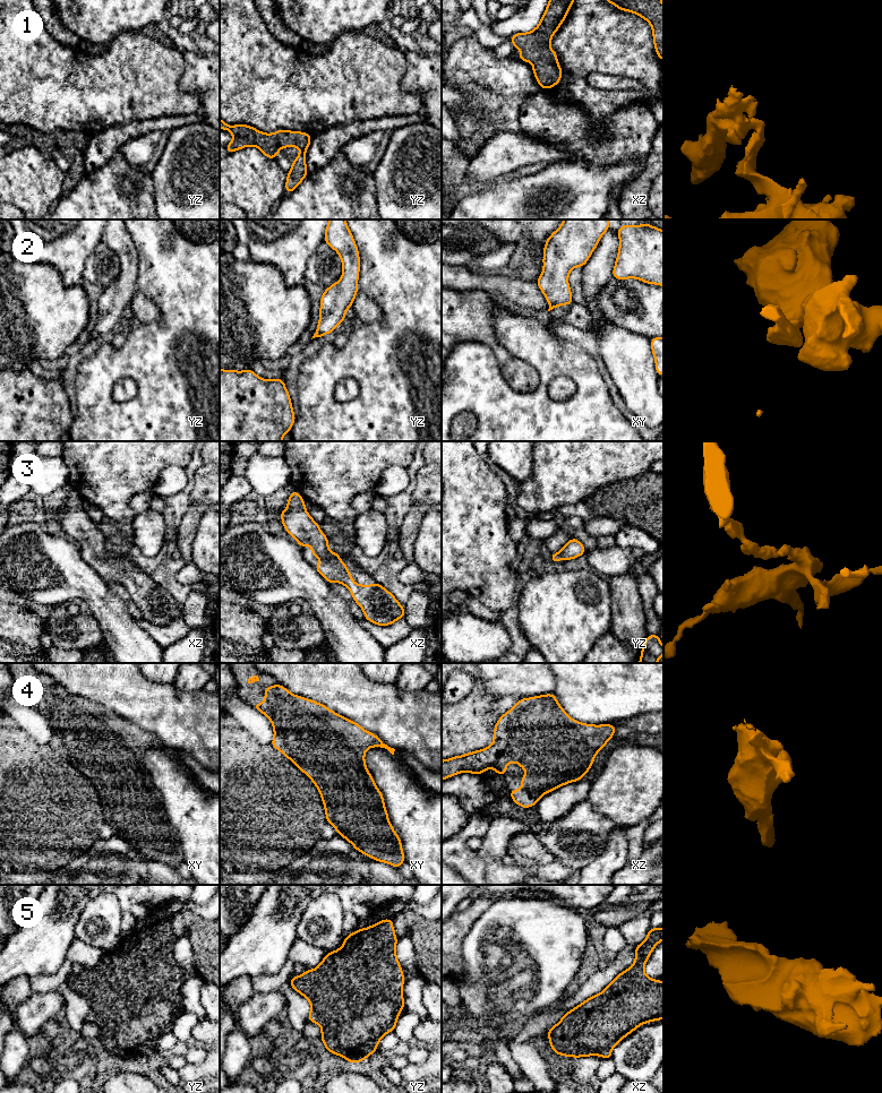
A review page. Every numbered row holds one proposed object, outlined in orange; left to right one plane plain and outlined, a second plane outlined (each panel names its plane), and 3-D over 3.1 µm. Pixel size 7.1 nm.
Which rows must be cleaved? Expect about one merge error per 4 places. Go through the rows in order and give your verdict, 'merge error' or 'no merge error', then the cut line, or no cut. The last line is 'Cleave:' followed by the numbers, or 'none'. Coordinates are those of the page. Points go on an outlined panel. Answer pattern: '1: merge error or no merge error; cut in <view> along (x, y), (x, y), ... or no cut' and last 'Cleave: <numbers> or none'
1: no merge error; no cut
2: no merge error; no cut
3: no merge error; no cut
4: no merge error; no cut
5: no merge error; no cut
Cleave: none

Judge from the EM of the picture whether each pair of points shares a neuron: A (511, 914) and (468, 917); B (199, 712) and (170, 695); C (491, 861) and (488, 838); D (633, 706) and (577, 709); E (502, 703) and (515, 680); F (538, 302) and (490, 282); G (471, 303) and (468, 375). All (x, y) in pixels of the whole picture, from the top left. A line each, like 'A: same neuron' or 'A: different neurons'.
A: different neurons
B: same neuron
C: same neuron
D: same neuron
E: different neurons
F: same neuron
G: different neurons

